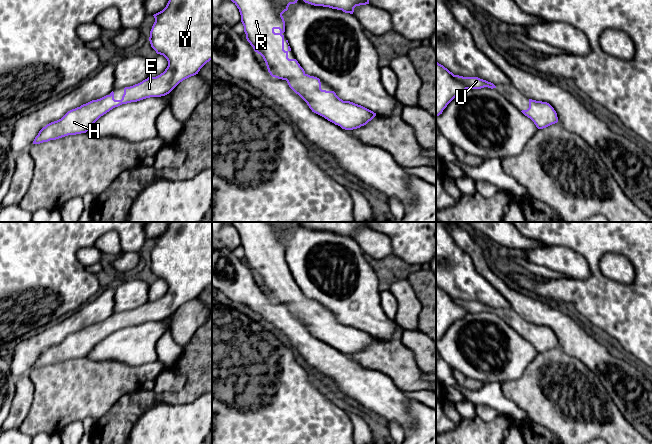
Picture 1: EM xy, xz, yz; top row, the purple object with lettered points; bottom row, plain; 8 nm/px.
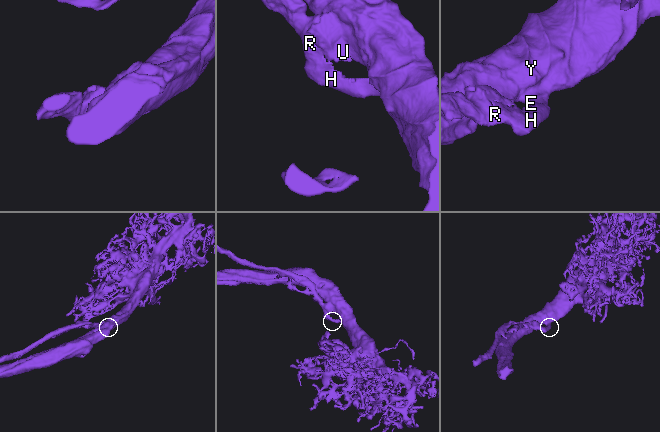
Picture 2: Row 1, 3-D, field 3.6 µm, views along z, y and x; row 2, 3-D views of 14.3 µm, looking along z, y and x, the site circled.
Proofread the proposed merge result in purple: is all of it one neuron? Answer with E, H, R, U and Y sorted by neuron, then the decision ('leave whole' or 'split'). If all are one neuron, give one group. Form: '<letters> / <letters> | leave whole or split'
E H R U Y | leave whole

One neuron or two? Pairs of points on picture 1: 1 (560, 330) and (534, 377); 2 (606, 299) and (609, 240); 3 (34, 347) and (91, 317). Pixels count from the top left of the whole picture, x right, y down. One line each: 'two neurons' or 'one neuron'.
1: two neurons
2: one neuron
3: one neuron

